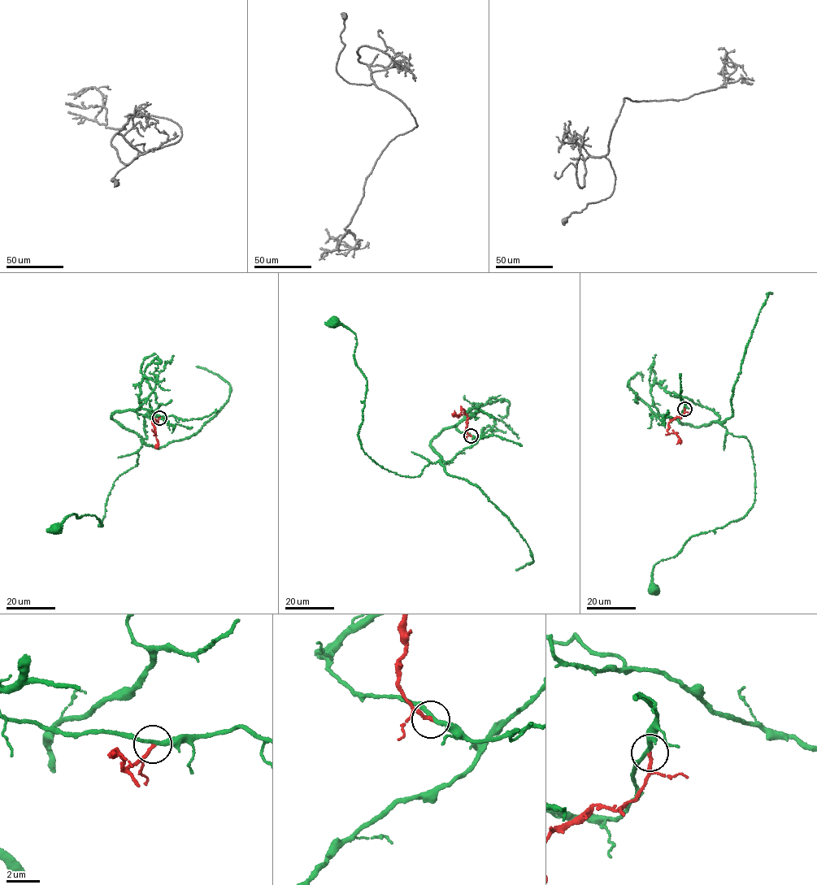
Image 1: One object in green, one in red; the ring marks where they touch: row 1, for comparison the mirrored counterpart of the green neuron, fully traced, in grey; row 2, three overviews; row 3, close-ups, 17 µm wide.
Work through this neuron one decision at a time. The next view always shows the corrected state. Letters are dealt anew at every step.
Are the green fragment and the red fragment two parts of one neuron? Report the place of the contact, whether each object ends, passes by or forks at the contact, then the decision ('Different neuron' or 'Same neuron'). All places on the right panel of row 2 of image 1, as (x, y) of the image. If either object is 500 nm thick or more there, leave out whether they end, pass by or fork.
Place: (684, 409). At the ring green passes by. At the ring red ends. Different neuron

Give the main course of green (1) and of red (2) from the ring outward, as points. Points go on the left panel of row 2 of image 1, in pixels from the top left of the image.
1: (159, 418), (113, 413), (140, 437), (137, 464), (115, 481), (102, 526), (93, 515), (76, 514), (55, 528)
2: (159, 418), (155, 421), (154, 418), (152, 424), (158, 448)

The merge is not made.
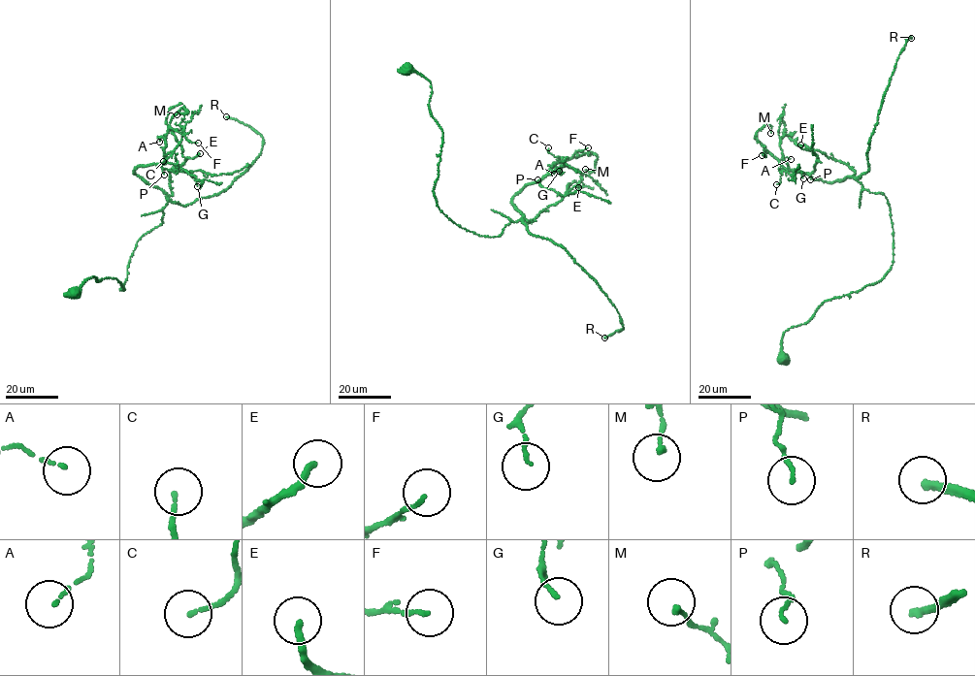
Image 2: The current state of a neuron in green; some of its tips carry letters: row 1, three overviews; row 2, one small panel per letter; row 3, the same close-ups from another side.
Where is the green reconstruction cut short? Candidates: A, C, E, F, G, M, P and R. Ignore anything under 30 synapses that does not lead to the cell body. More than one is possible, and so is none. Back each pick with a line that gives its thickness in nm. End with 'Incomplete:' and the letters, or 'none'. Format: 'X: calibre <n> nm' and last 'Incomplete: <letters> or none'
E: calibre 200 nm
R: calibre 240 nm
Incomplete: E, R

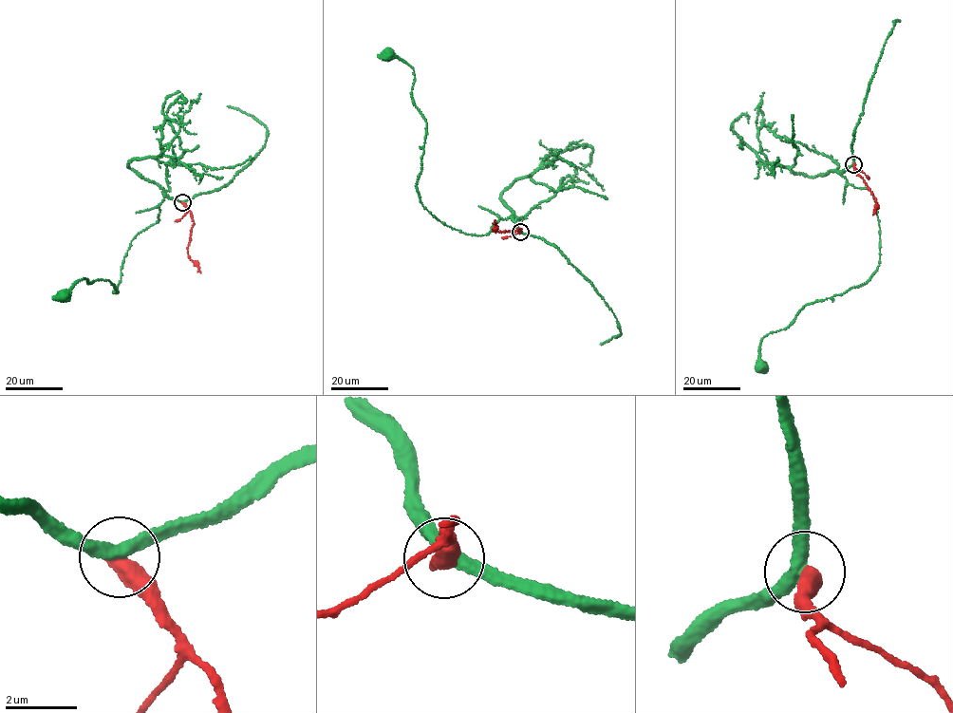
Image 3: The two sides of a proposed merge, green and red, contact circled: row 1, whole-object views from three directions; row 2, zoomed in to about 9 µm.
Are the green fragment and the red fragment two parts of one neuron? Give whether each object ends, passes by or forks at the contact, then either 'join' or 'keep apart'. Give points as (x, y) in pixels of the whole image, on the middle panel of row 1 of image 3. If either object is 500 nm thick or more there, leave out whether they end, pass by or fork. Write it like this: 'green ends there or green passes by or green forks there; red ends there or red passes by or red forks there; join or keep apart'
keep apart

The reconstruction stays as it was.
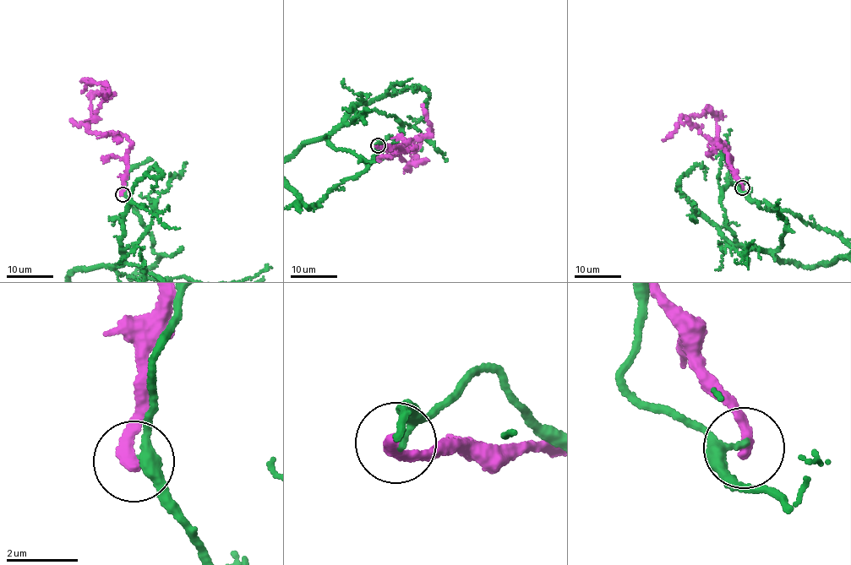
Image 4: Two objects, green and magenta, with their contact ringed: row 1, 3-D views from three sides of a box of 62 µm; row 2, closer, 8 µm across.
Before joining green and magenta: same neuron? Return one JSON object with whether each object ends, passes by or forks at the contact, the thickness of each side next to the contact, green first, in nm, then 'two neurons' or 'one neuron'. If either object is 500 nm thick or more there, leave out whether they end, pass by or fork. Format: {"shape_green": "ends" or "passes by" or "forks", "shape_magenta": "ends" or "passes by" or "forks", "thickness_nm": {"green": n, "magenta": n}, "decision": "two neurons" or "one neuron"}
{"shape_green": "passes by", "shape_magenta": "ends", "thickness_nm": {"green": 200, "magenta": 360}, "decision": "two neurons"}

